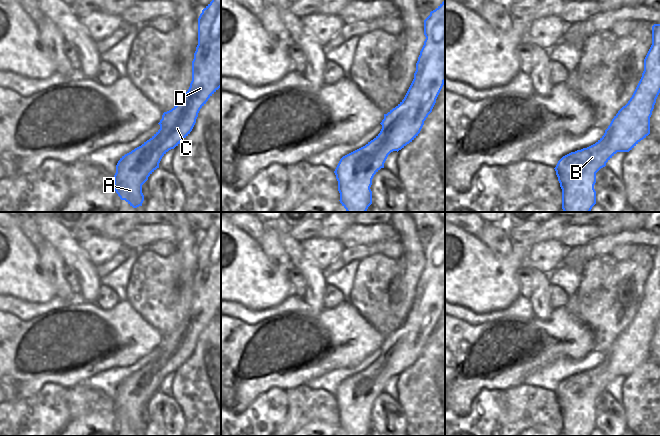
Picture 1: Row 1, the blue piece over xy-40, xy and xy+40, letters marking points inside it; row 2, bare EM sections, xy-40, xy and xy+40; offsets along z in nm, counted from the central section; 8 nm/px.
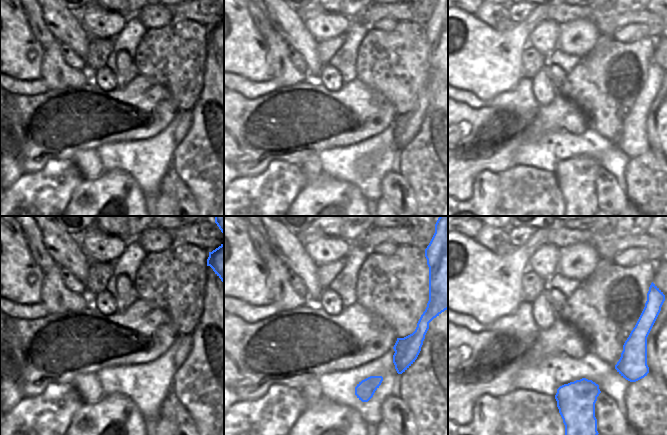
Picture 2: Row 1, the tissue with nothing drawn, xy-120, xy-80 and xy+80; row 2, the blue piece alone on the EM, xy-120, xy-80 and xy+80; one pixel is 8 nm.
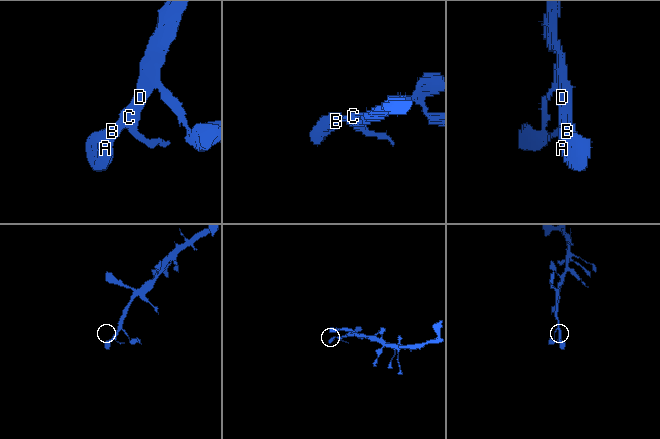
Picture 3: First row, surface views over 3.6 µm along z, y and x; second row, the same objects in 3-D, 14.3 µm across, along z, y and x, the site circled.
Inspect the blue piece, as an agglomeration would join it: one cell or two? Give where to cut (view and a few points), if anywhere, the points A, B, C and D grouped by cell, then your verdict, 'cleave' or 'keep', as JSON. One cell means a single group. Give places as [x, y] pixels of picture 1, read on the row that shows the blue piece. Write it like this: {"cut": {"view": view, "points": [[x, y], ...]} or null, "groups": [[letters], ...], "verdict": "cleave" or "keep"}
{"cut": null, "groups": [["A", "B", "C", "D"]], "verdict": "keep"}

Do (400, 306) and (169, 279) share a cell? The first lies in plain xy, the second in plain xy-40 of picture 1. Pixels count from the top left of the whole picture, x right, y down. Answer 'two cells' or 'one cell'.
two cells

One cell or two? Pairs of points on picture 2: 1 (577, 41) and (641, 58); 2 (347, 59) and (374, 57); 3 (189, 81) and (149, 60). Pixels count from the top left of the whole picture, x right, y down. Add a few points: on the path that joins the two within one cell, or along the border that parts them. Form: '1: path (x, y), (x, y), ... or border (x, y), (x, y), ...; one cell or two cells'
1: border (596, 45), (582, 59); two cells
2: border (365, 36), (357, 53), (355, 63), (356, 79); two cells
3: path (179, 71), (168, 60), (159, 60); one cell

